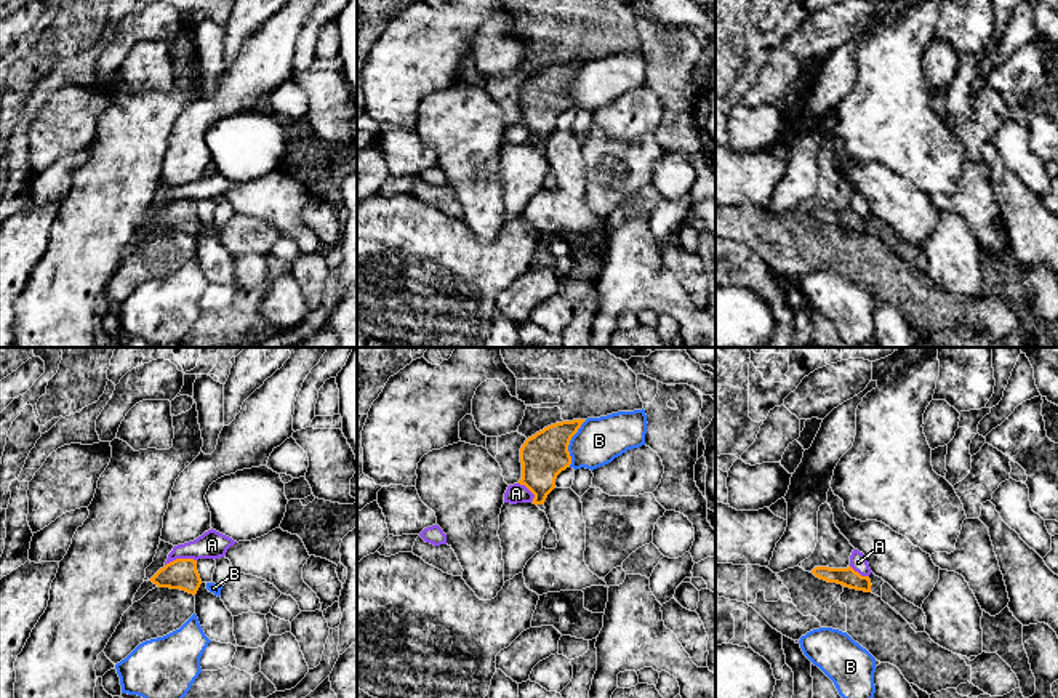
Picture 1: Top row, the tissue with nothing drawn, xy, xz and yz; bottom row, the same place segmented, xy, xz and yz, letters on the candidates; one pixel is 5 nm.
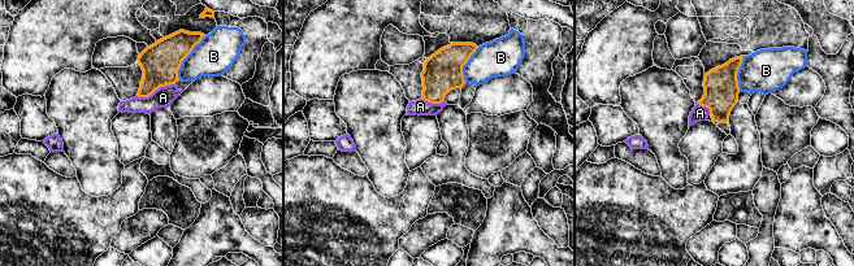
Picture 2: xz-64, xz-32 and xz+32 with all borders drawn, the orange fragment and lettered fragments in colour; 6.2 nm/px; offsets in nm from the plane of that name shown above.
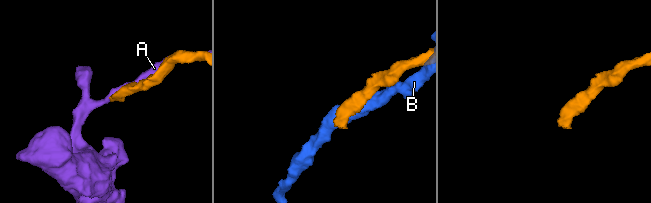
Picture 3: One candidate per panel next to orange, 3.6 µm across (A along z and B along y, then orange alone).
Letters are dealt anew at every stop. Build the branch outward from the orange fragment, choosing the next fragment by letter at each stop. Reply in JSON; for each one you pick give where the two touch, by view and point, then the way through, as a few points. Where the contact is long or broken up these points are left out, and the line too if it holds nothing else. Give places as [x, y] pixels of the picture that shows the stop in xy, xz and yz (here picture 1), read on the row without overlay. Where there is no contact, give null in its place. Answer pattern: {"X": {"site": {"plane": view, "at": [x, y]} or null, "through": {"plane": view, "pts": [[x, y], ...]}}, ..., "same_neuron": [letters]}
{"same_neuron": []}

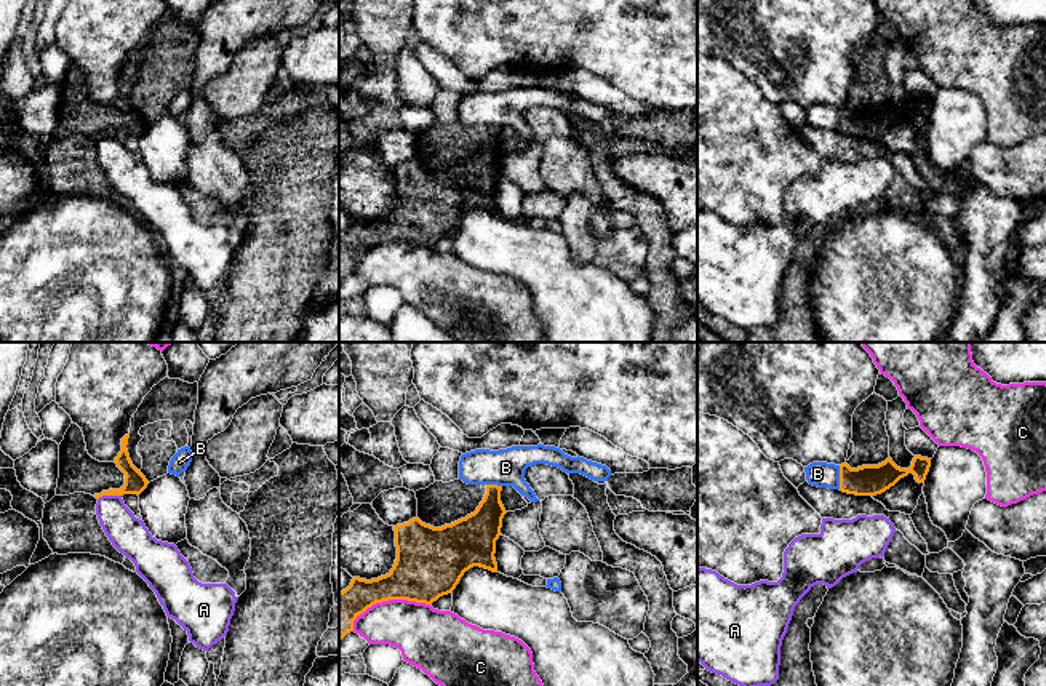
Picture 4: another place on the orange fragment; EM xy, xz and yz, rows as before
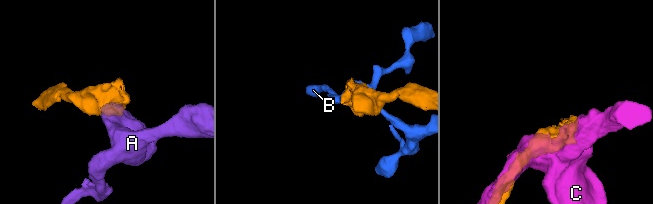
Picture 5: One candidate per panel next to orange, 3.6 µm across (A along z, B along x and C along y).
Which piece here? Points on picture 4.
{"same_neuron": []}

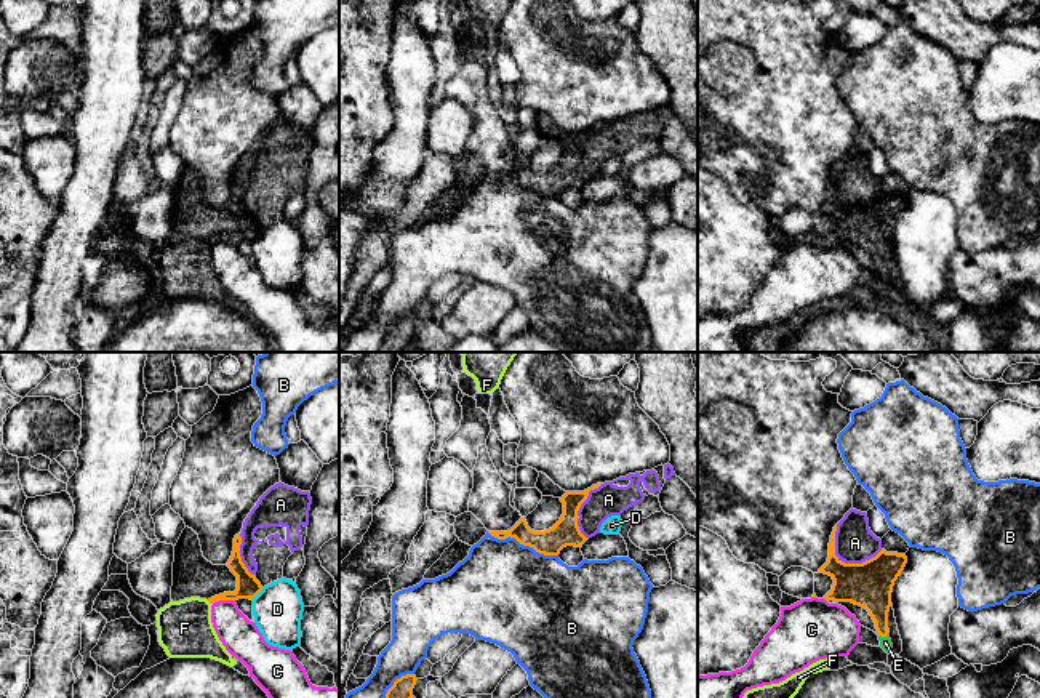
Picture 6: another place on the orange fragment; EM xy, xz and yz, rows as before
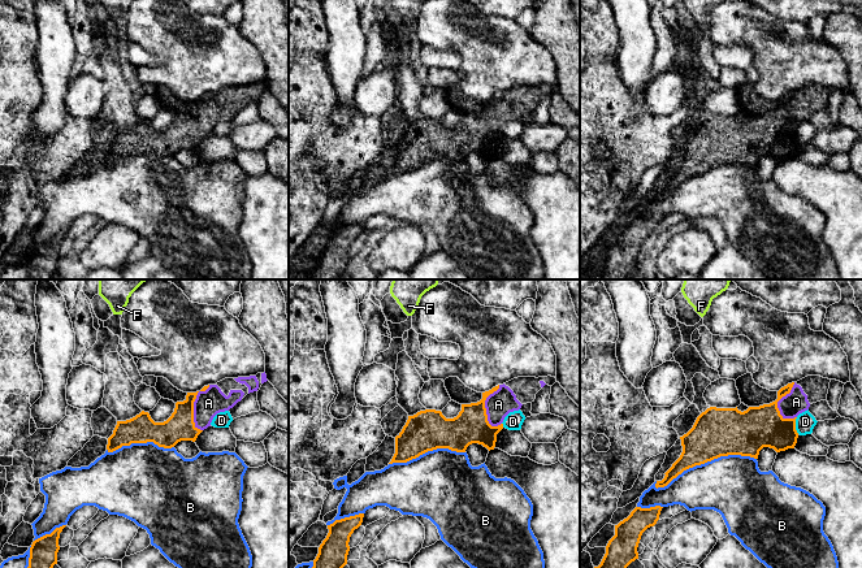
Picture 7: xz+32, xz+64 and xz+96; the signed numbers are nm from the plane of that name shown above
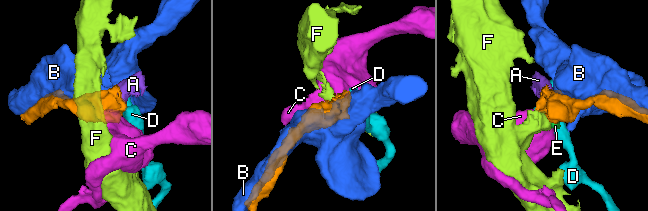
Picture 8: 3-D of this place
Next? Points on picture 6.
{"A": {"site": {"plane": "yz", "at": [844, 204]}, "through": {"plane": "yz", "pts": [[869, 226], [844, 204], [853, 194], [855, 184]]}}, "E": {"site": {"plane": "yz", "at": [884, 277]}, "through": {"plane": "yz", "pts": [[871, 229], [879, 247], [884, 277], [885, 284]]}}, "same_neuron": ["A", "E"]}

